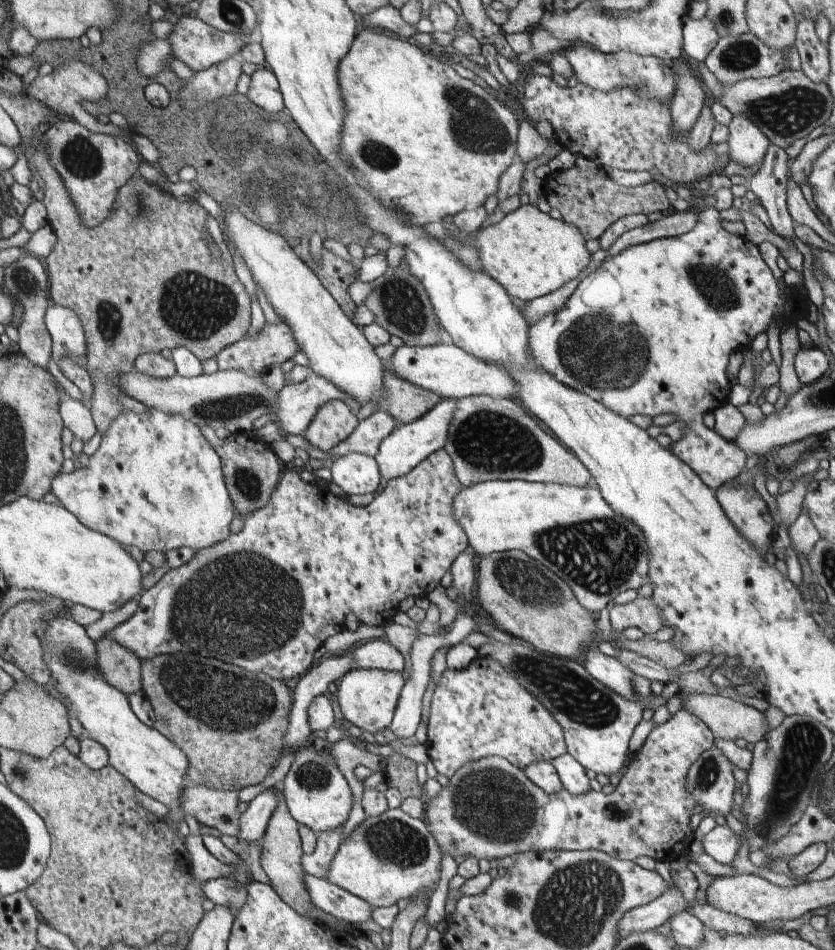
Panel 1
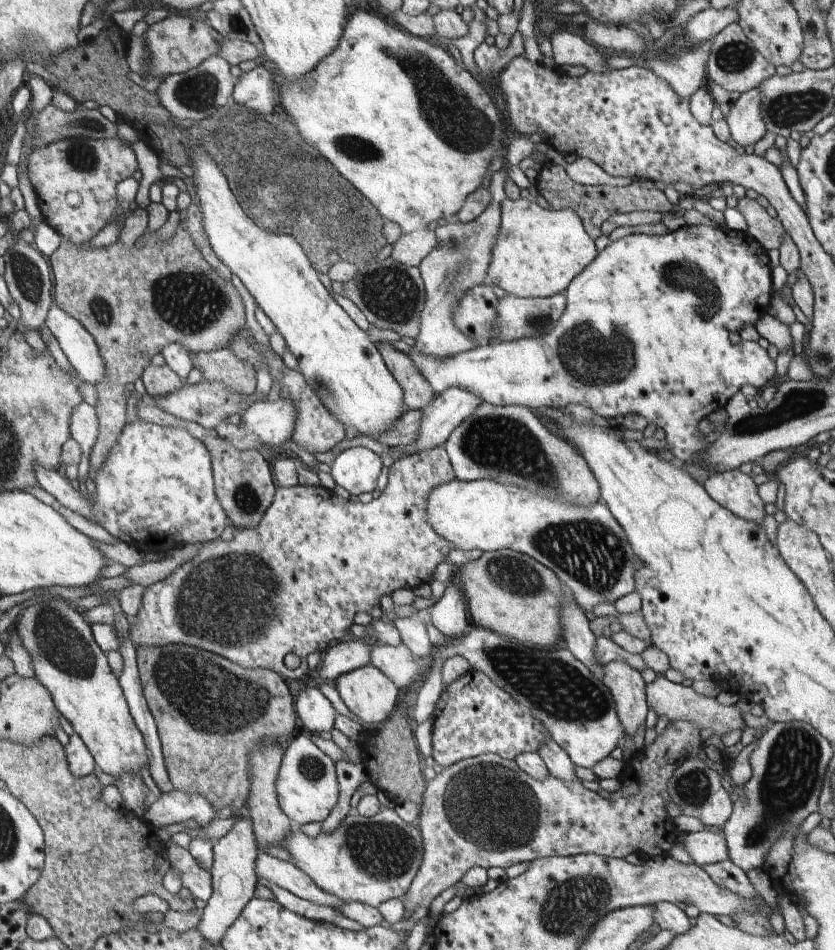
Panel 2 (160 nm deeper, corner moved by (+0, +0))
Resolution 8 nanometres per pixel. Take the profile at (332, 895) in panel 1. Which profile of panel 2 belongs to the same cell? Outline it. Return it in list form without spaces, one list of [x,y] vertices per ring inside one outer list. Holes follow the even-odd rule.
[[[262,850],[256,857],[254,870],[260,880],[264,878],[264,880],[268,880],[300,898],[310,900],[314,904],[332,906],[333,908],[344,904],[333,894],[323,891],[305,871],[294,866],[292,862],[276,858]]]

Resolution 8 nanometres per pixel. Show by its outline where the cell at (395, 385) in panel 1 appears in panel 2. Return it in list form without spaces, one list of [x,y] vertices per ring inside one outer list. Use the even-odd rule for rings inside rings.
[[[388,341],[379,342],[382,358],[405,391],[406,409],[424,409],[436,397],[431,382],[420,372],[410,355],[398,351]]]

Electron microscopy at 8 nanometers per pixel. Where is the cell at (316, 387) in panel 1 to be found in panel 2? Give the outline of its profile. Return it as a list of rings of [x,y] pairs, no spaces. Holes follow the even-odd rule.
[[[286,399],[274,403],[256,401],[241,416],[238,425],[246,432],[256,434],[262,444],[280,447],[293,436],[295,425],[295,408]]]

